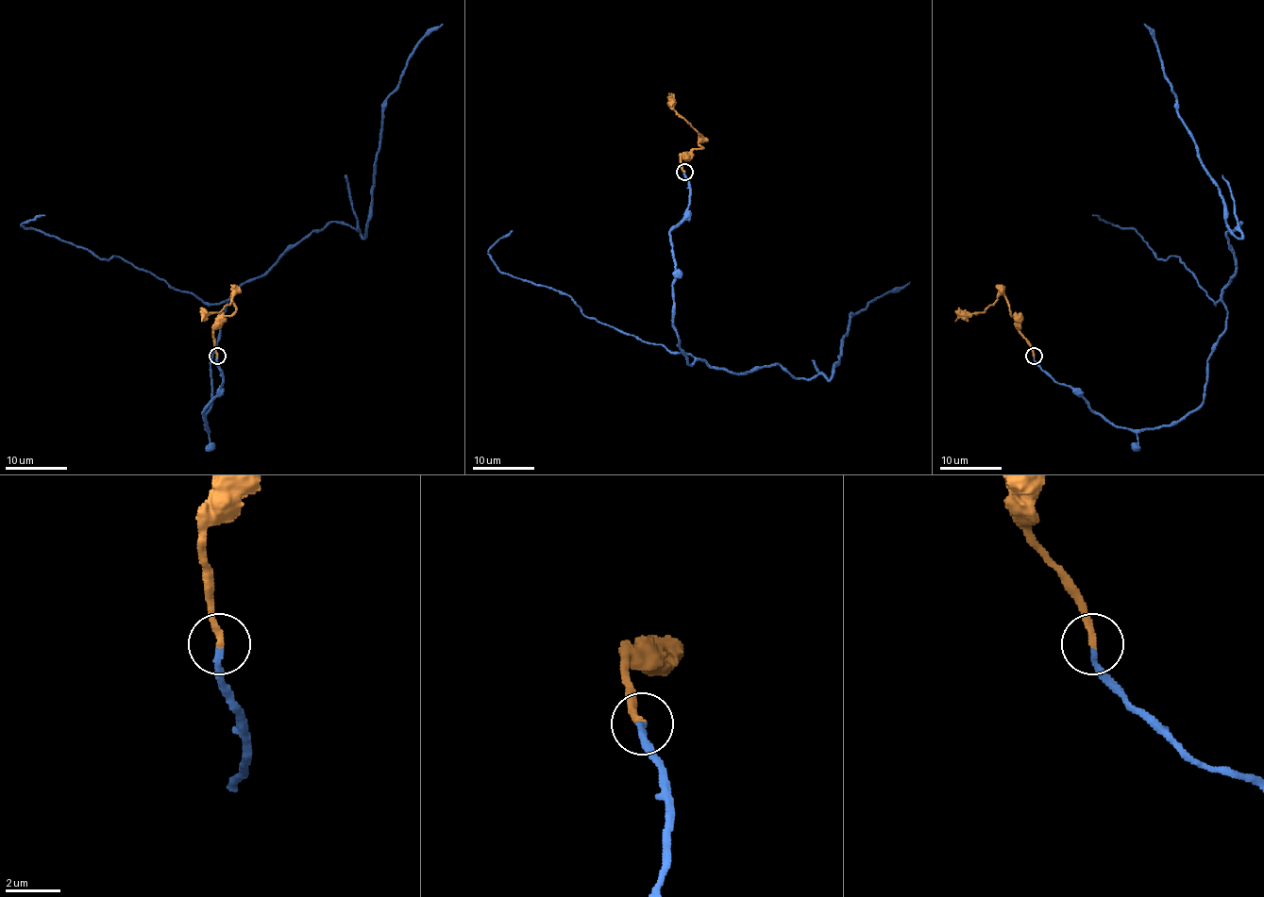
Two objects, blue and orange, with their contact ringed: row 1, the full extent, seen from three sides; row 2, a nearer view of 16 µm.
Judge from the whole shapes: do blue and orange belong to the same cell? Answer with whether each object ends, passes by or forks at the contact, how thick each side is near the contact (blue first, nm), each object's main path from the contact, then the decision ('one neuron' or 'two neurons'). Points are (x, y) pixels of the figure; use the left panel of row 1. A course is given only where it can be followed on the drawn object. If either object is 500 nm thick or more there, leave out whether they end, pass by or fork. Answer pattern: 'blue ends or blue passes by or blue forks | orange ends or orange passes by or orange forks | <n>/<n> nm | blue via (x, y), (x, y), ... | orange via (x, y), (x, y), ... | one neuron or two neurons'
blue ends | orange ends | 220/260 nm | blue via (217, 357), (208, 429), (210, 358), (231, 295), (330, 222), (362, 238), (384, 99), (413, 47), (443, 24) | orange via (217, 356), (214, 327), (235, 309), (231, 294), (232, 300), (219, 312), (210, 312), (202, 322) | one neuron

